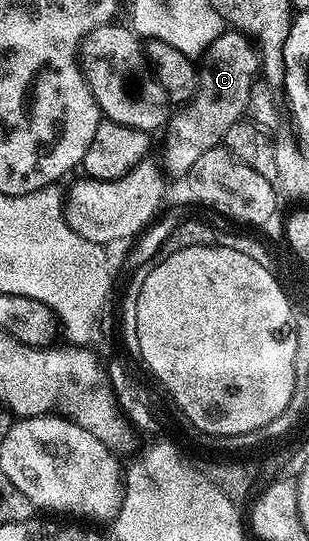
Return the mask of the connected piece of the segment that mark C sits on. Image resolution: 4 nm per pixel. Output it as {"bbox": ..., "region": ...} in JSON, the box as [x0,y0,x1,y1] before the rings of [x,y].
{"bbox":[161,30,260,177],"region":[[[224,30],[208,46],[201,63],[197,68],[199,82],[194,97],[182,105],[165,125],[167,141],[163,144],[161,164],[172,177],[186,177],[193,162],[197,162],[205,150],[222,145],[225,130],[244,119],[249,90],[260,75],[259,54],[255,44],[250,36],[236,30]]]}

